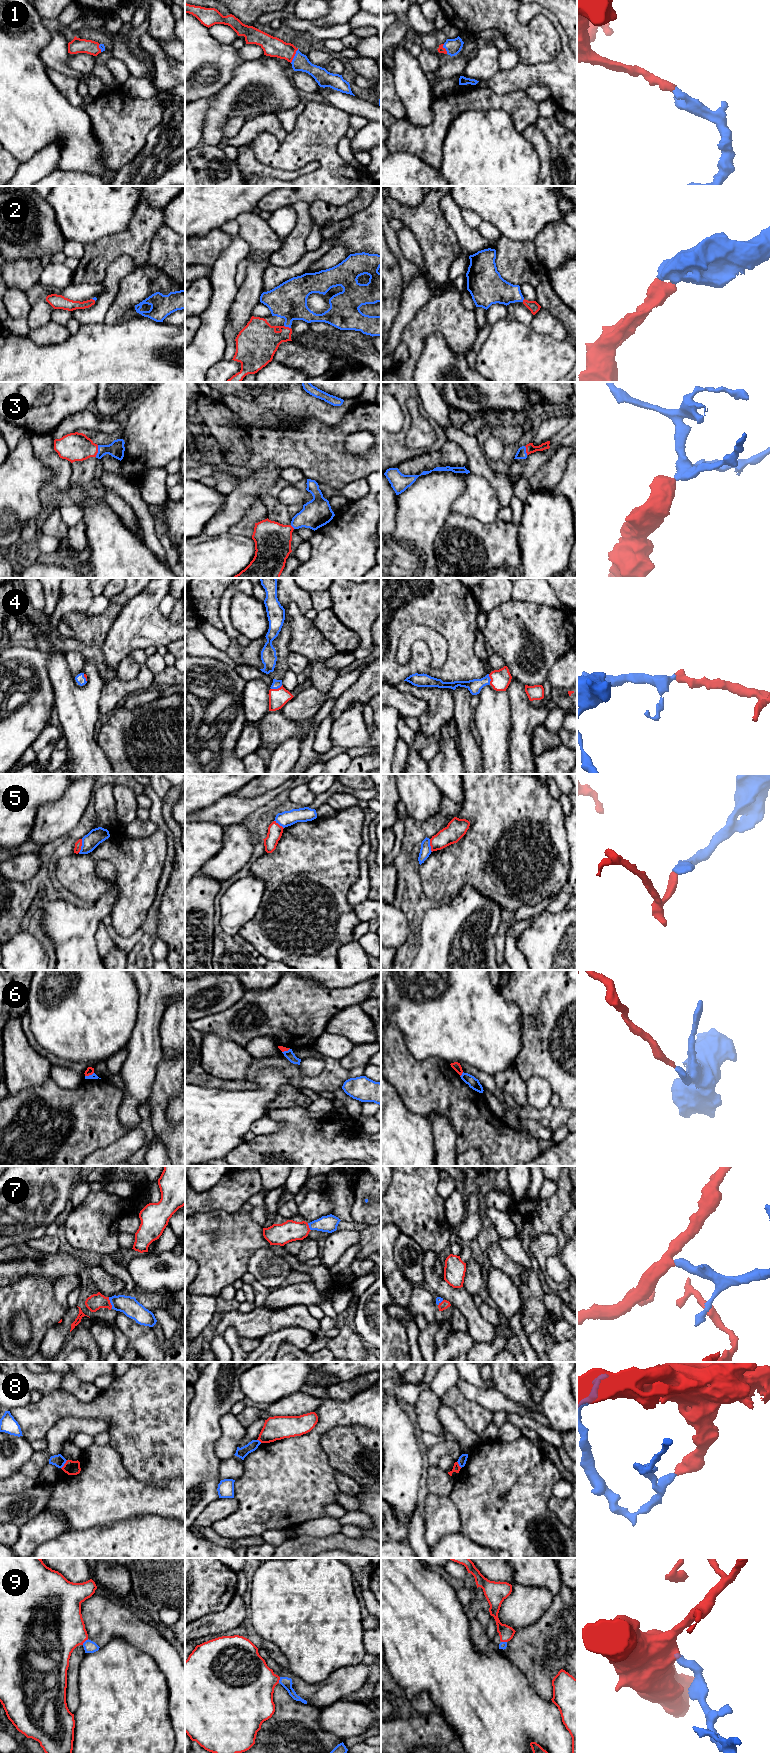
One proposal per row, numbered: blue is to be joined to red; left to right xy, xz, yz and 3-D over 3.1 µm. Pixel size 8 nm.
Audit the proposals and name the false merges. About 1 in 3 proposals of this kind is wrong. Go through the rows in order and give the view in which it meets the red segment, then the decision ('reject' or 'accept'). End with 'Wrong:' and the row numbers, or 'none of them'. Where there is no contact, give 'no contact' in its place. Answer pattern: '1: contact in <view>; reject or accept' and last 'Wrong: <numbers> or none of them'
1: contact in xz; accept
2: contact in xz; accept
3: contact in xy; accept
4: contact in xz; accept
5: contact in xy; reject
6: contact in yz; reject
7: contact in xy; accept
8: contact in xy; reject
9: contact in xy; accept
Wrong: 5, 6, 8

